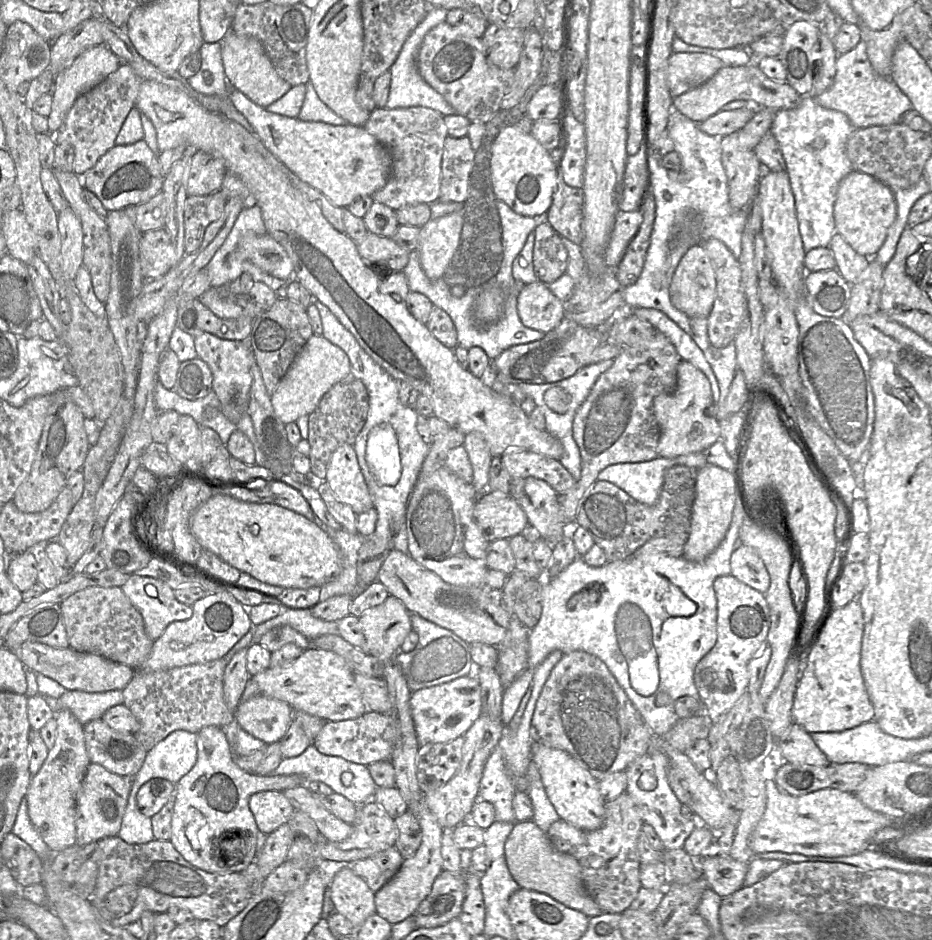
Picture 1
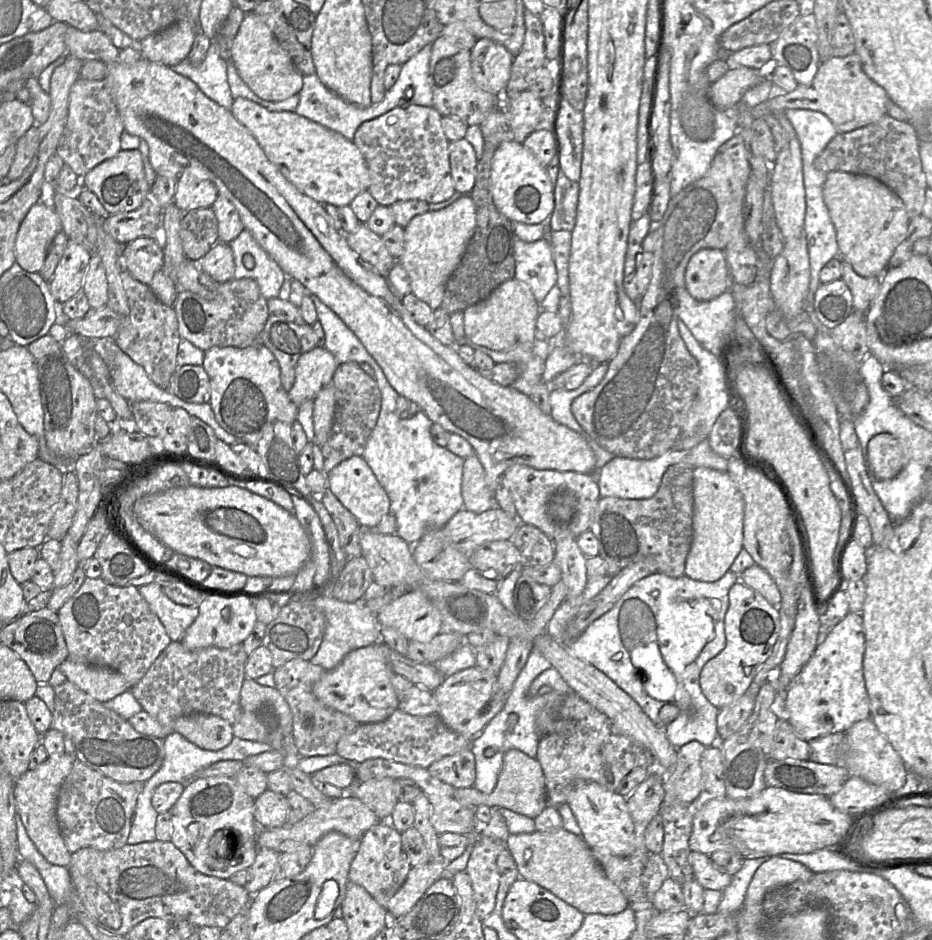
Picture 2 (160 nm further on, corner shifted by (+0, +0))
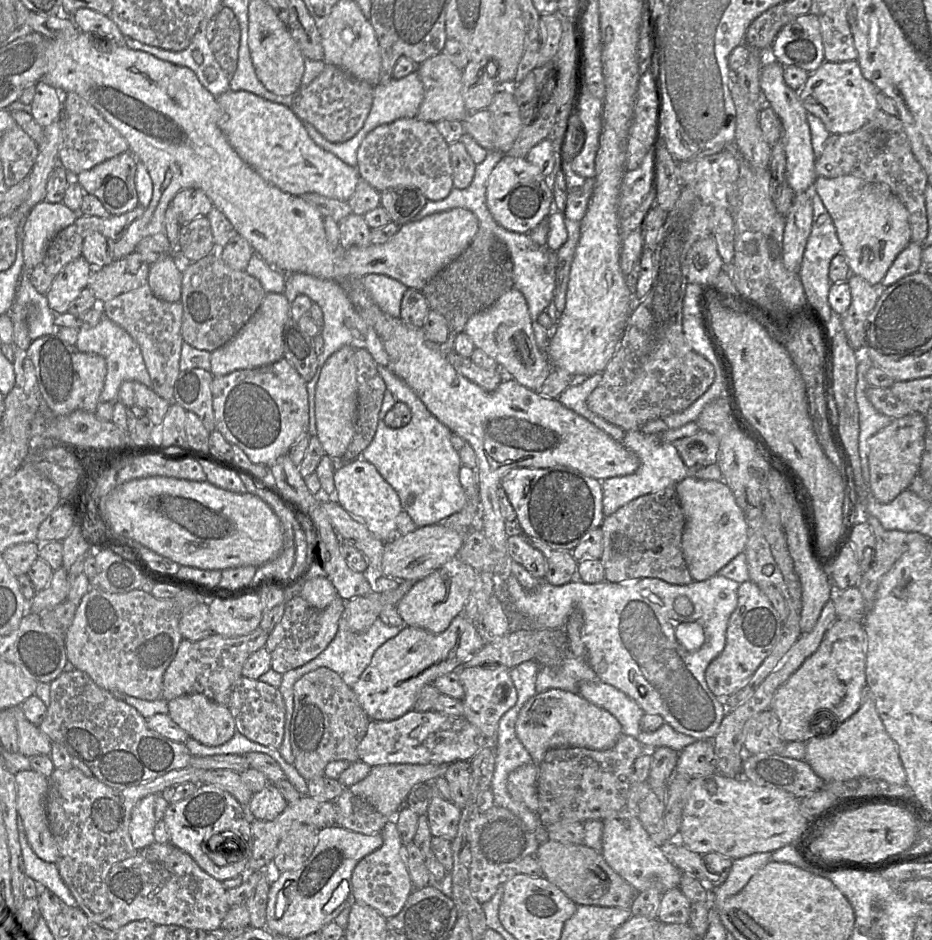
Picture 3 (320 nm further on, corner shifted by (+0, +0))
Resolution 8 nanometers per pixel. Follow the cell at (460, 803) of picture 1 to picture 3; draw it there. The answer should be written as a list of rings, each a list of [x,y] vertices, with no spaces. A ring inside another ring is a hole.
[[[434,782],[432,783],[432,798],[427,810],[431,834],[453,840],[458,833],[462,810],[451,801],[445,799]]]

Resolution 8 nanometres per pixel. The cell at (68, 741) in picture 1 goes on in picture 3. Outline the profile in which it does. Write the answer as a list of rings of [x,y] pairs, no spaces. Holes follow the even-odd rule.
[[[32,770],[16,773],[16,809],[32,851],[44,862],[56,864],[61,856],[47,818],[48,779]]]

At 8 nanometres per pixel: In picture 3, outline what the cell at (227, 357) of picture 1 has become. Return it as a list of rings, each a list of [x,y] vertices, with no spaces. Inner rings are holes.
[[[284,357],[272,364],[214,377],[212,397],[215,430],[230,444],[238,445],[255,464],[270,467],[277,458],[288,454],[297,439],[307,434],[307,382]]]

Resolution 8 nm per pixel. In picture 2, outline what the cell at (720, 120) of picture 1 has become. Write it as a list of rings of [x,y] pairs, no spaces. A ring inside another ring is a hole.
[[[858,54],[844,58],[831,57],[820,62],[817,74],[809,85],[798,85],[788,93],[775,92],[768,100],[751,108],[754,119],[775,115],[789,109],[807,109],[823,113],[839,133],[847,133],[878,122],[887,115],[891,101],[885,90],[864,73]]]

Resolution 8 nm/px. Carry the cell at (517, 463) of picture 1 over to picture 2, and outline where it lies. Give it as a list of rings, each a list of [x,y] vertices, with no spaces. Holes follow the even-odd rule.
[[[513,465],[502,476],[507,485],[521,524],[538,528],[551,541],[572,537],[577,539],[589,531],[600,498],[597,470],[591,474],[571,471],[537,470],[526,465]]]

